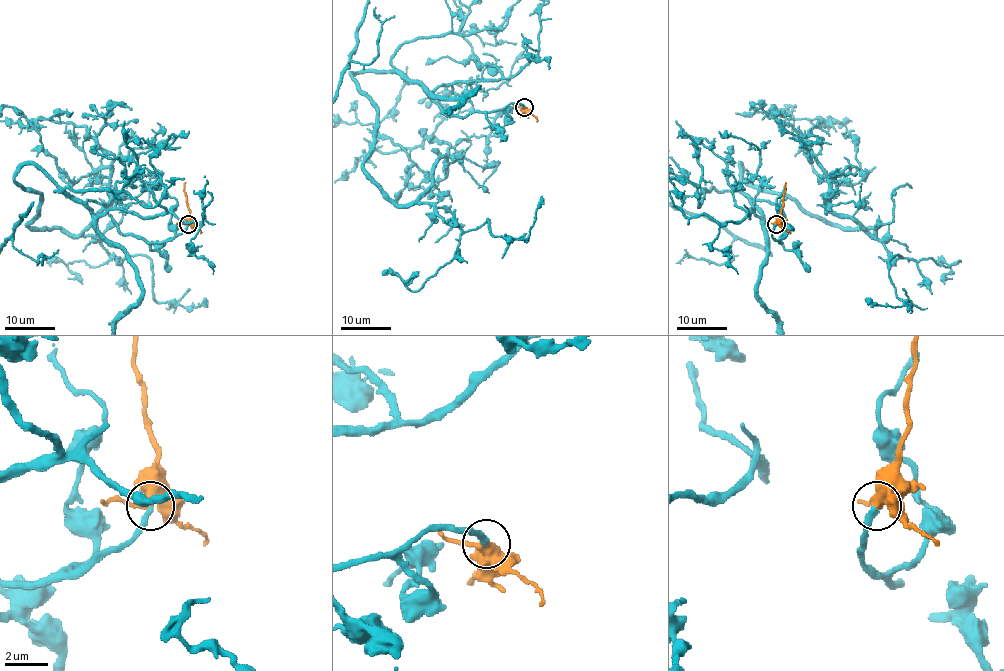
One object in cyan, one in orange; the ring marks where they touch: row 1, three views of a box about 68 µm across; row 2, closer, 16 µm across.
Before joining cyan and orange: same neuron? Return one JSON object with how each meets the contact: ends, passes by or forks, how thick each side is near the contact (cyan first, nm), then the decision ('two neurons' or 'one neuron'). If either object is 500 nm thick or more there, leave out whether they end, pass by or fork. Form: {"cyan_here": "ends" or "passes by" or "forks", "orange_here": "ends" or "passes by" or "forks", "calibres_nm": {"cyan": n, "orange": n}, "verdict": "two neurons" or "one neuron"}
{"cyan_here": "ends", "orange_here": "passes by", "calibres_nm": {"cyan": 280, "orange": 460}, "verdict": "one neuron"}

